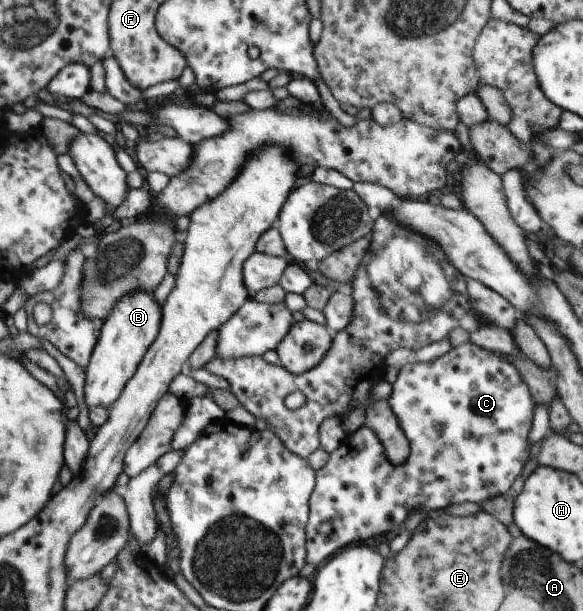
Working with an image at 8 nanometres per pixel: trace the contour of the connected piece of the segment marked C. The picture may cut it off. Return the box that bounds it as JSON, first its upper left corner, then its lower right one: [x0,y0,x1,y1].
[306,342,537,569]

